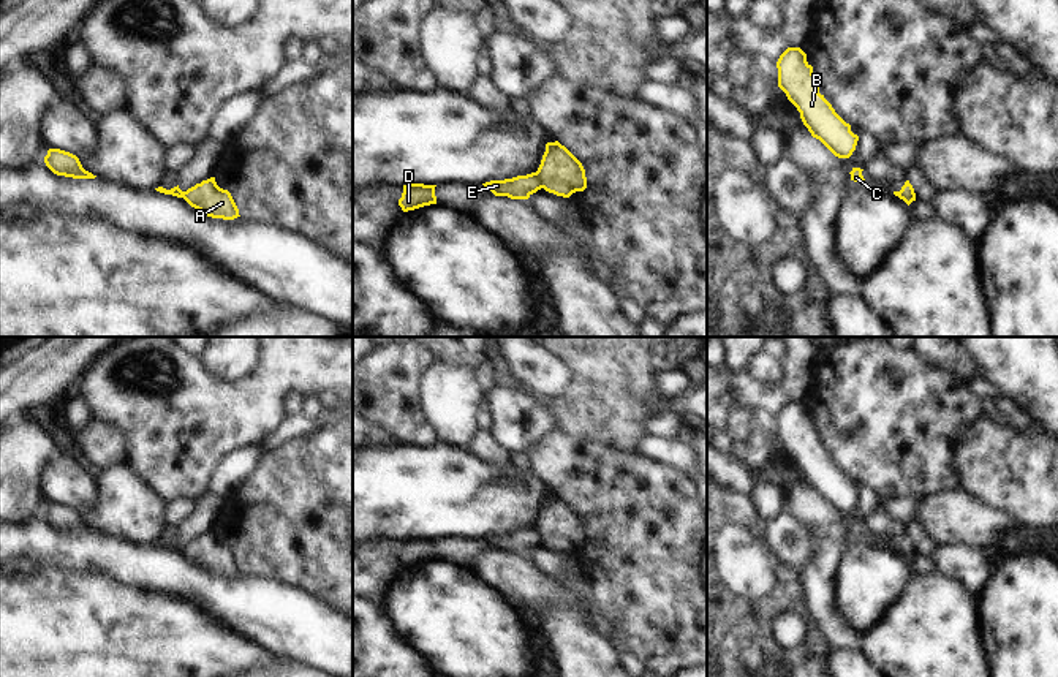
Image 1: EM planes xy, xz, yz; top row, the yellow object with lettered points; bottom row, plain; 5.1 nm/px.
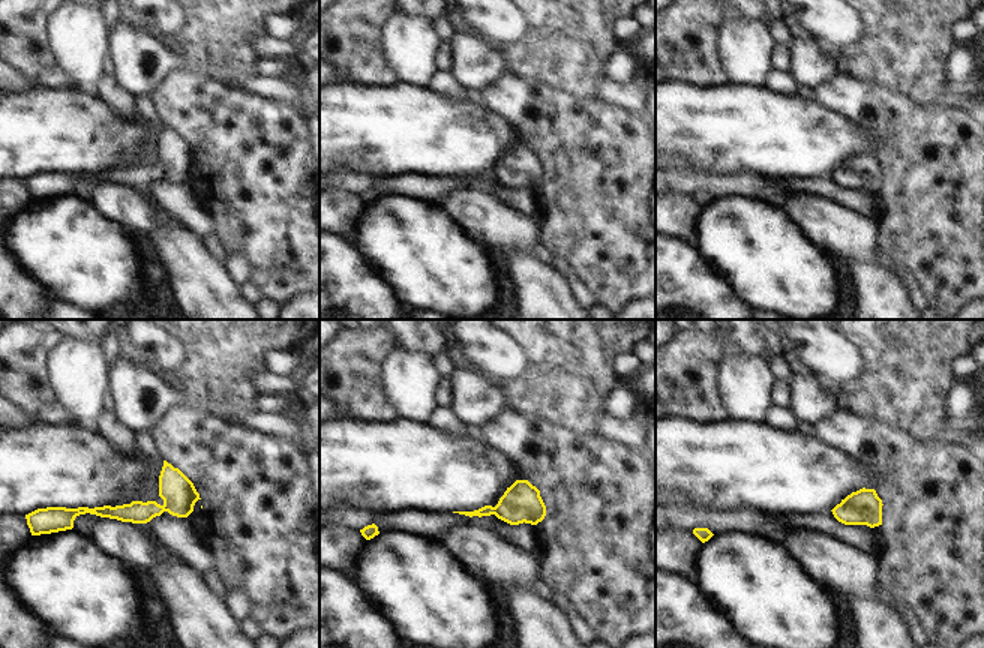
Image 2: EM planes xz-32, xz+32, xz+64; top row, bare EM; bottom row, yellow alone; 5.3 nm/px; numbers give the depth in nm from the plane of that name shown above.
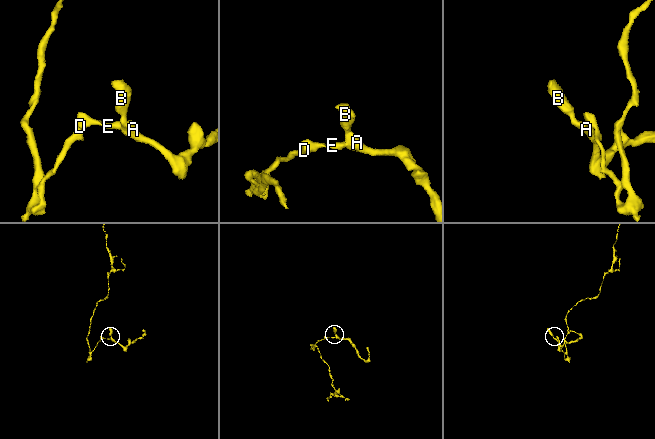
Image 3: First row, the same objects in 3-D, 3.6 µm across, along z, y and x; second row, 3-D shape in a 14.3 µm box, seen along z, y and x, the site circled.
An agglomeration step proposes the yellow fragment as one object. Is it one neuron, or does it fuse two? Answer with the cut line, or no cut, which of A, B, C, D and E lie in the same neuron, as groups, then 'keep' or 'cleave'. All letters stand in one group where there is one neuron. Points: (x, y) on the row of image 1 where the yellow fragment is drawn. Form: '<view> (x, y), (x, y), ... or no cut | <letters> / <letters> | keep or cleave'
xz (535, 173), (541, 187) | A B C / D E | cleave

